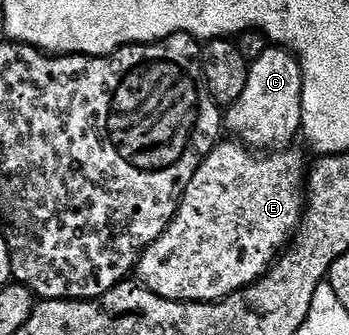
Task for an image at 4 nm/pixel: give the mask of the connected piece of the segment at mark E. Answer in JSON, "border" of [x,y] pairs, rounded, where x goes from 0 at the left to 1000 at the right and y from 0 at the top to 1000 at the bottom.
{"border":[[[648,424],[625,427],[622,439],[599,451],[596,472],[576,487],[570,507],[559,507],[559,519],[524,579],[519,612],[507,618],[501,651],[479,675],[479,687],[467,701],[461,701],[436,734],[404,755],[393,779],[387,803],[390,833],[401,839],[421,866],[441,872],[447,884],[464,884],[479,896],[539,896],[547,907],[596,907],[613,896],[639,896],[648,884],[673,881],[679,872],[688,872],[693,860],[731,845],[759,821],[785,779],[819,749],[817,725],[825,722],[828,701],[848,687],[851,669],[857,681],[857,672],[865,666],[880,594],[877,576],[868,570],[880,549],[880,487],[874,490],[871,460],[862,454],[840,454],[842,448],[782,448],[762,463],[771,469],[756,478],[756,472],[748,469],[756,463],[716,448],[688,424],[665,424],[668,430],[645,427]]]}

